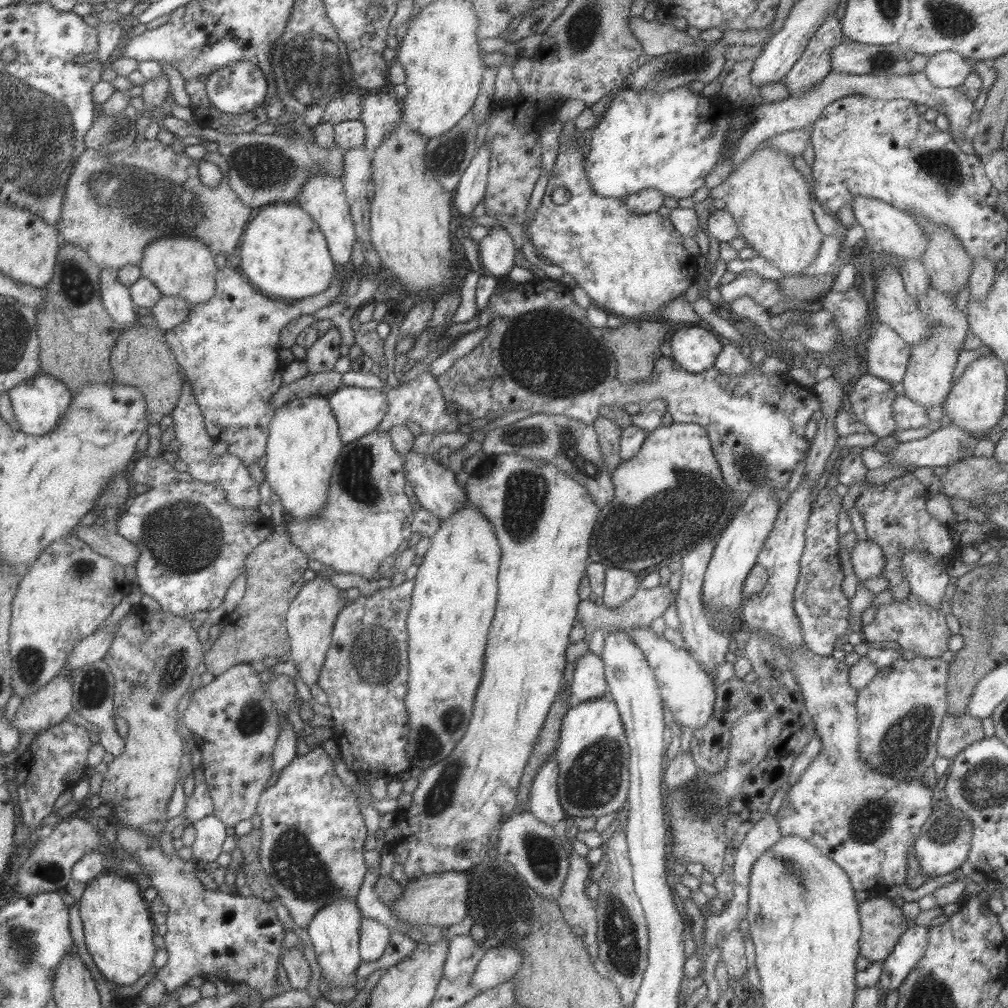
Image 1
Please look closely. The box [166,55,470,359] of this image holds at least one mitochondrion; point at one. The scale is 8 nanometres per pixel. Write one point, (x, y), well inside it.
(262, 166)

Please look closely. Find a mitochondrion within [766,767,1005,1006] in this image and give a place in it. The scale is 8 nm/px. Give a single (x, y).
(868, 824)

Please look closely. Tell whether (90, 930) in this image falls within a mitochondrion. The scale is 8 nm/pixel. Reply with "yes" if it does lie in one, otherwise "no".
no

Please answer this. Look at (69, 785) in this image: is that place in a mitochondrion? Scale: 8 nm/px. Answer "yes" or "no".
no

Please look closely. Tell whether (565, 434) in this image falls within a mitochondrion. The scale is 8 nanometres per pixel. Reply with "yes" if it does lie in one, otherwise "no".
yes

